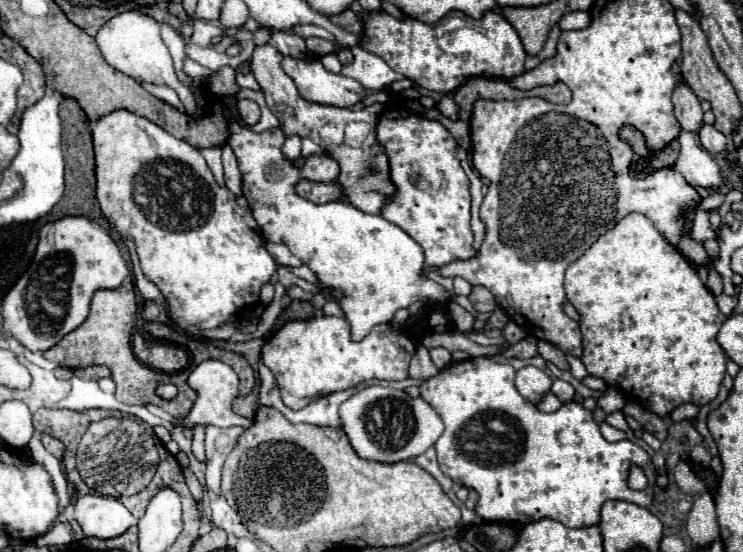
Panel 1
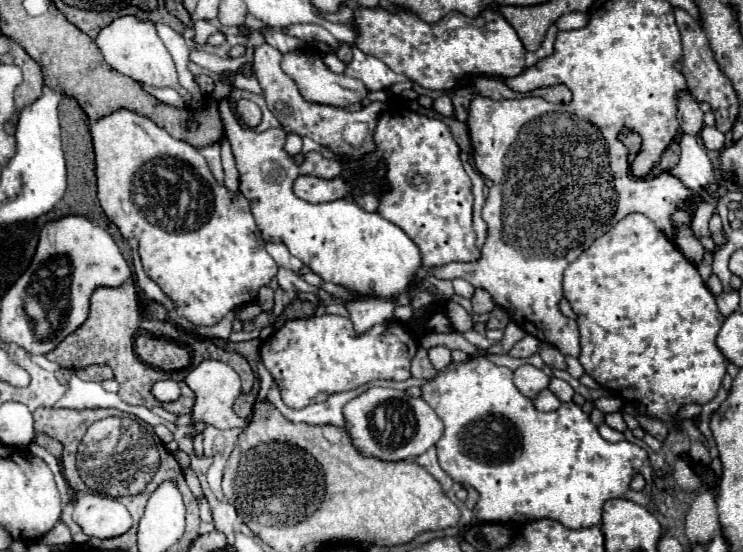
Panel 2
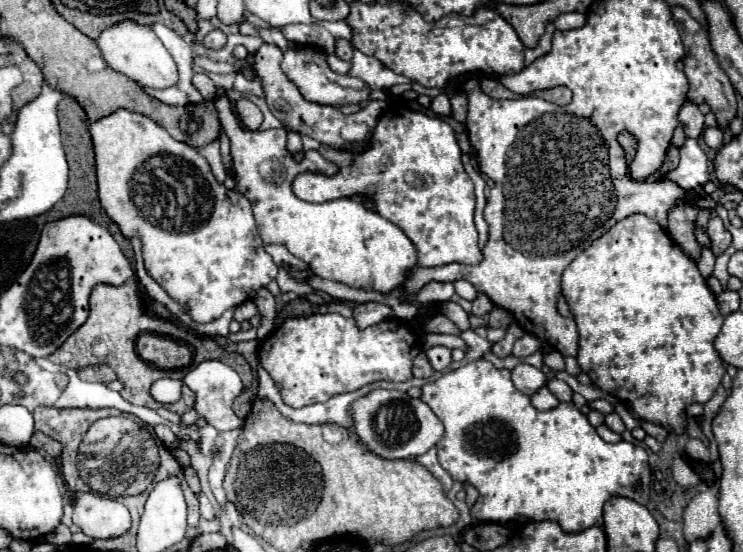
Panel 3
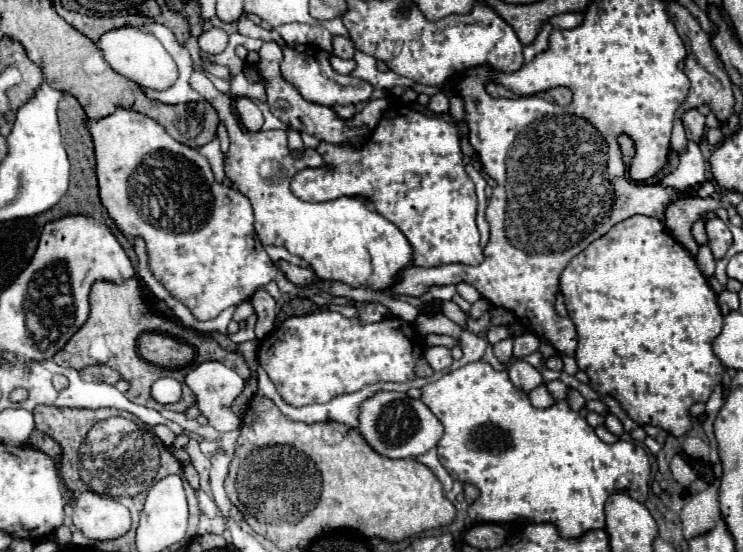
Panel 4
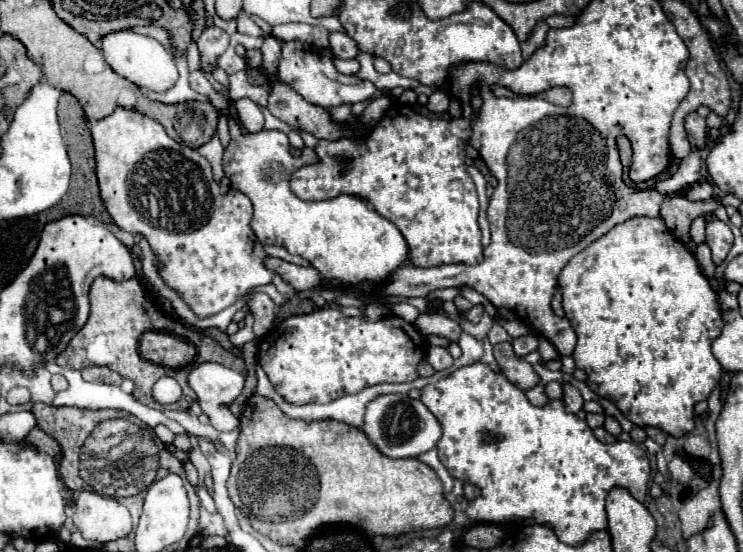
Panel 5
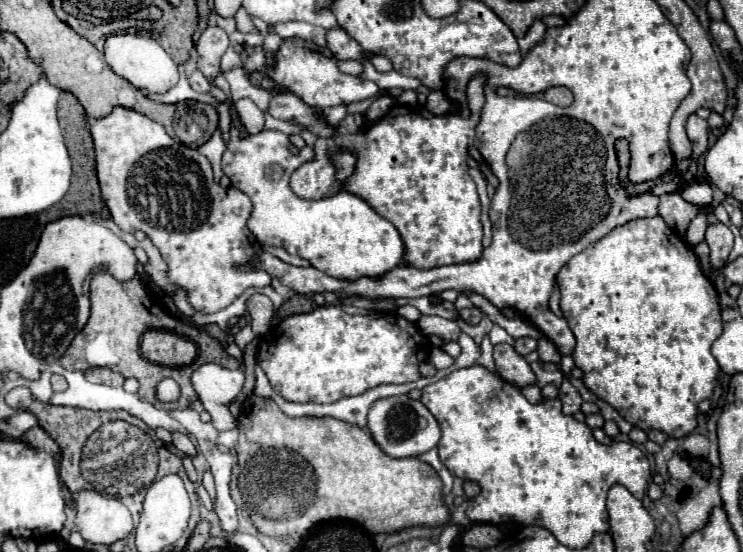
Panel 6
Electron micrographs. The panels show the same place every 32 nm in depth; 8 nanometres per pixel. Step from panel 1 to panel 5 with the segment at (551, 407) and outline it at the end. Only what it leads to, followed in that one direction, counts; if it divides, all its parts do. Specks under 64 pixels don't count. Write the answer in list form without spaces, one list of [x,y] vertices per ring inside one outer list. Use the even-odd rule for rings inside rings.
[[[536,386],[536,388],[530,388],[530,390],[526,390],[524,392],[526,396],[528,396],[528,400],[534,404],[534,406],[542,406],[542,404],[546,404],[548,402],[548,398],[544,396],[544,386]]]

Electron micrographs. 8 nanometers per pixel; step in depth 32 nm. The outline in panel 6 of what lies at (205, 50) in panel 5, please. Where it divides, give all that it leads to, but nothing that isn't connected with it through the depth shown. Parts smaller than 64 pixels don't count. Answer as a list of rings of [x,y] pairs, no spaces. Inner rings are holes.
[[[208,26],[202,32],[200,40],[196,42],[198,70],[210,82],[214,82],[216,76],[220,74],[220,58],[224,56],[226,48],[228,48],[228,34],[218,26]]]

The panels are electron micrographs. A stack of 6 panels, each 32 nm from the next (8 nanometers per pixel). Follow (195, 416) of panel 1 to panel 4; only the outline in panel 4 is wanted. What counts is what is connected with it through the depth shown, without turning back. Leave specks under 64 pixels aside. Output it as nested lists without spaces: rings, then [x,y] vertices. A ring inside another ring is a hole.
[[[202,362],[196,368],[192,368],[186,376],[188,388],[196,394],[196,404],[200,412],[208,418],[208,422],[218,430],[218,432],[228,432],[236,430],[240,426],[240,418],[230,410],[232,402],[244,388],[244,378],[238,376],[232,368],[226,368],[220,362]]]

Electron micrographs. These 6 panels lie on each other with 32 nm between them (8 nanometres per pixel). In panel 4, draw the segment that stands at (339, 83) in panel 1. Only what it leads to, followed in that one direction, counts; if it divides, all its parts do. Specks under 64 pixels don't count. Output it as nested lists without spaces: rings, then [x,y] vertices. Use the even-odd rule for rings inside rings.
[[[286,44],[284,46],[284,60],[280,64],[280,72],[284,80],[288,80],[304,100],[322,104],[322,106],[340,106],[340,104],[358,104],[370,100],[374,88],[372,84],[354,78],[354,76],[342,76],[338,74],[330,64],[330,52],[316,48],[316,46],[304,46],[304,44]]]

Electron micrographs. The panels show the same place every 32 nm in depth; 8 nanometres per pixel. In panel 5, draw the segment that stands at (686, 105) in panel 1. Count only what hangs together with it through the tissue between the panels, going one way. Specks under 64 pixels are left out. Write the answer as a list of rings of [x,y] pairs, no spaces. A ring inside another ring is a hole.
[[[696,112],[688,114],[686,118],[686,134],[688,134],[688,140],[694,148],[702,150],[706,146],[706,136],[708,136],[708,126],[706,126],[706,120],[702,116],[698,116]]]

